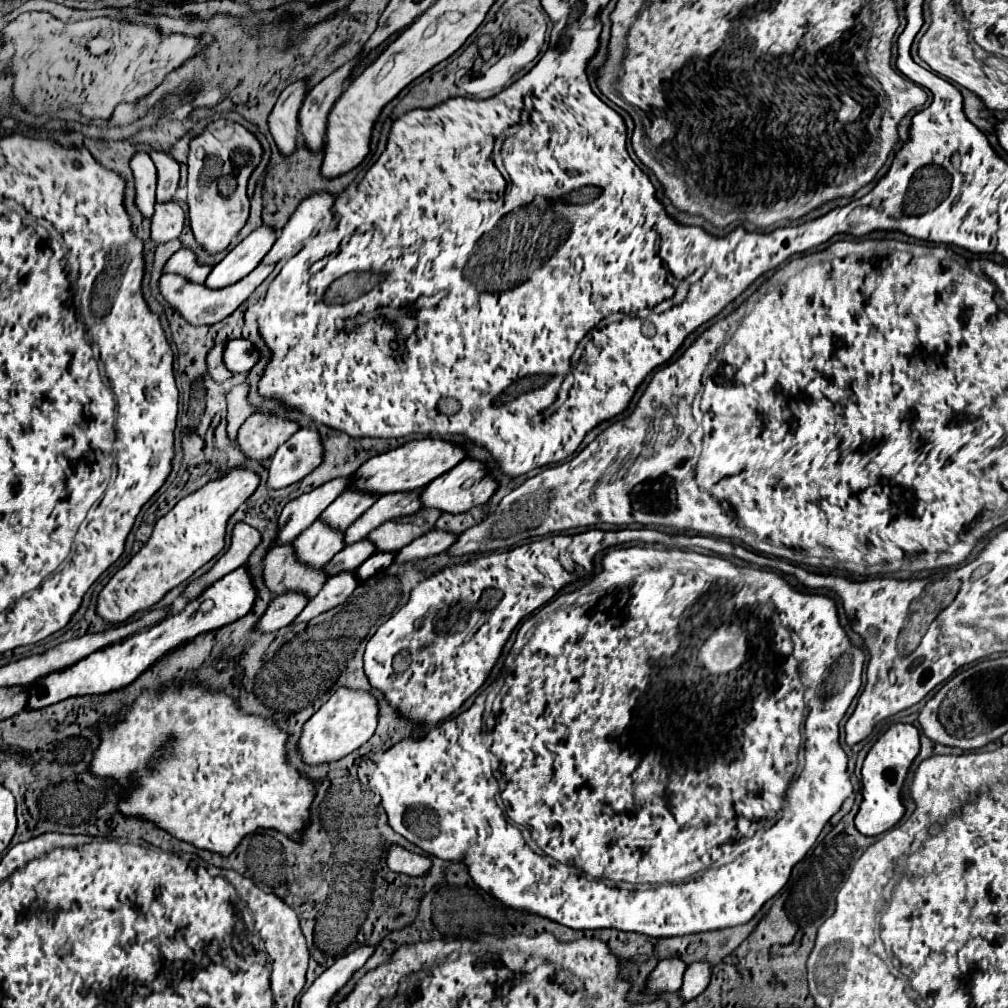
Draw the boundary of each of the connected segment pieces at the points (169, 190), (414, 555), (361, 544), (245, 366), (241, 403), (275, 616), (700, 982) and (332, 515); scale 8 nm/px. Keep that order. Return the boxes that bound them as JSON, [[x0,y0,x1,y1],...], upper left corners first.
[[149,151,179,201],[393,531,457,563],[327,539,375,577],[223,339,257,373],[227,383,253,441],[255,593,307,633],[679,963,711,1001],[321,491,377,529]]

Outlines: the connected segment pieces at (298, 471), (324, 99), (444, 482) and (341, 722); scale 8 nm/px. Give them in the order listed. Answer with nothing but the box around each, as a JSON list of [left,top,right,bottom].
[[269,429,323,489],[299,63,355,151],[419,459,497,515],[297,689,377,765]]

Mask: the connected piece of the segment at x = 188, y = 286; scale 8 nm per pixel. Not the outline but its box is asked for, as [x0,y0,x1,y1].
[159,265,273,327]

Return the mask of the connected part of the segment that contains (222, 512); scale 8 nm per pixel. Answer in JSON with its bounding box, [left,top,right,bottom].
[97,469,259,625]

